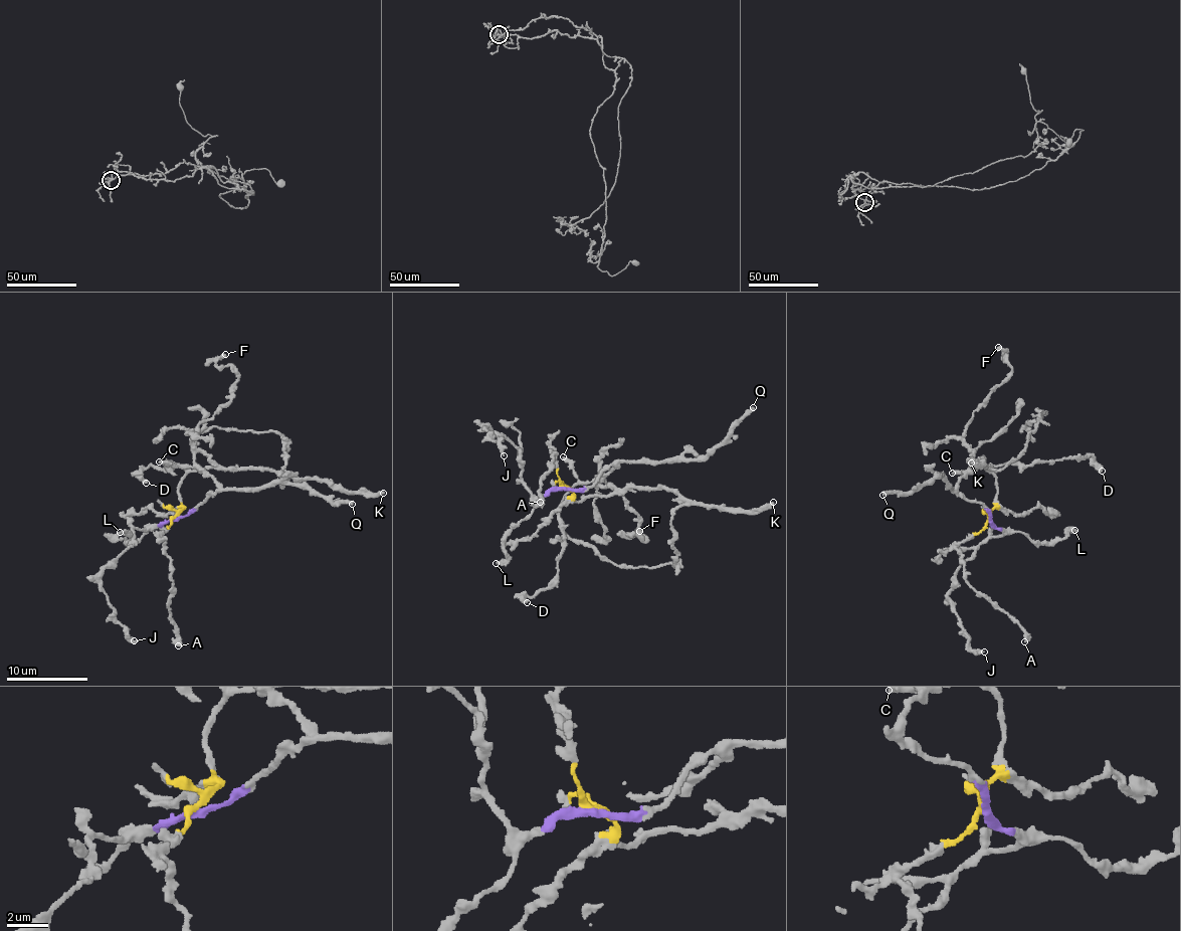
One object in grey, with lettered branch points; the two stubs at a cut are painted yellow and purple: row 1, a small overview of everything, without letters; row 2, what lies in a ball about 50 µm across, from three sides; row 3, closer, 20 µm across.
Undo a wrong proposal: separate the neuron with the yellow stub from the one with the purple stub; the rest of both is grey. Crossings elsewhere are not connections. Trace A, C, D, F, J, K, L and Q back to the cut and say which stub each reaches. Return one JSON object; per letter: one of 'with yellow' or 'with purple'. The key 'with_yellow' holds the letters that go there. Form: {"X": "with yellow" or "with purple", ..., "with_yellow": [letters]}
{"A": "with yellow", "C": "with purple", "D": "with purple", "F": "with yellow", "J": "with purple", "K": "with yellow", "L": "with purple", "Q": "with purple", "with_yellow": ["A", "F", "K"]}

